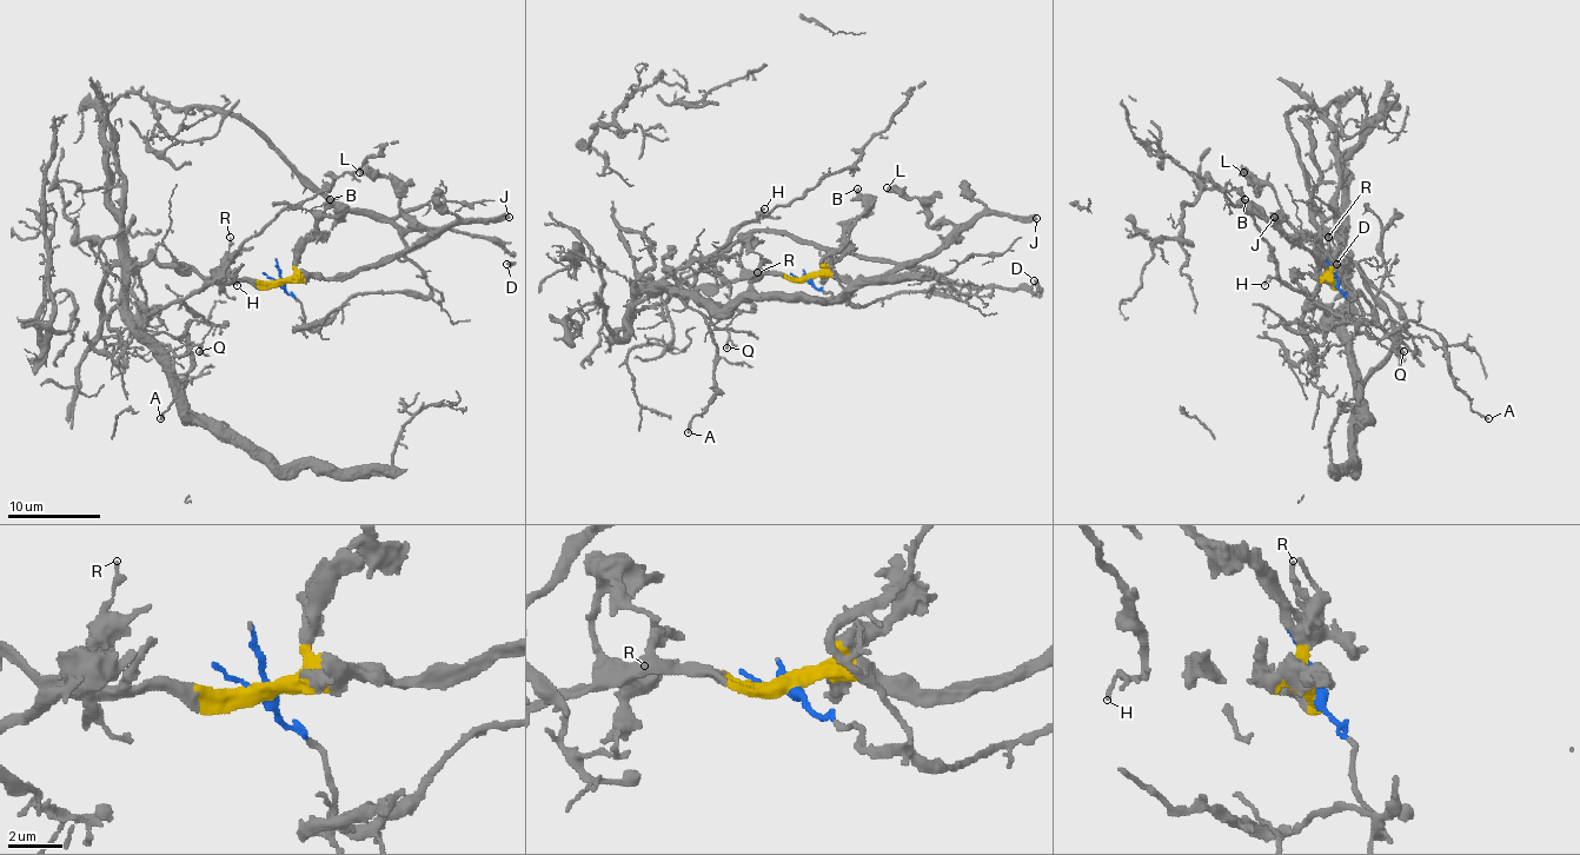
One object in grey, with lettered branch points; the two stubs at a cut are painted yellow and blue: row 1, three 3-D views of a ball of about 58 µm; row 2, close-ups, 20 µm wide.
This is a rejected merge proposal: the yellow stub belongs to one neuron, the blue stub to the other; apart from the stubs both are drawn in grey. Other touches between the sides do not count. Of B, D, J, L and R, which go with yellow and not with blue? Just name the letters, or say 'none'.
B, J, L, R

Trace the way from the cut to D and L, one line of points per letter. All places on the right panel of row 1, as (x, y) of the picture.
D: (1336, 280), (1355, 327), (1362, 309), (1327, 256), (1327, 237), (1332, 230), (1343, 230), (1351, 258), (1336, 265)
L: (1336, 280), (1332, 280), (1336, 278), (1279, 227), (1281, 209), (1272, 189), (1243, 172)

